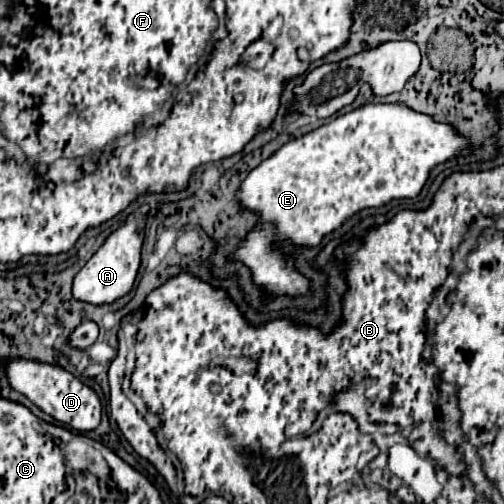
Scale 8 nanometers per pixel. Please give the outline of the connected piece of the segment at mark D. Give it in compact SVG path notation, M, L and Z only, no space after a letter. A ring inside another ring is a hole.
M11 362L11 386L25 394L37 408L55 418L57 422L69 426L77 432L91 432L101 422L101 402L99 396L79 382L73 374L65 372L59 366L43 364L43 362Z

